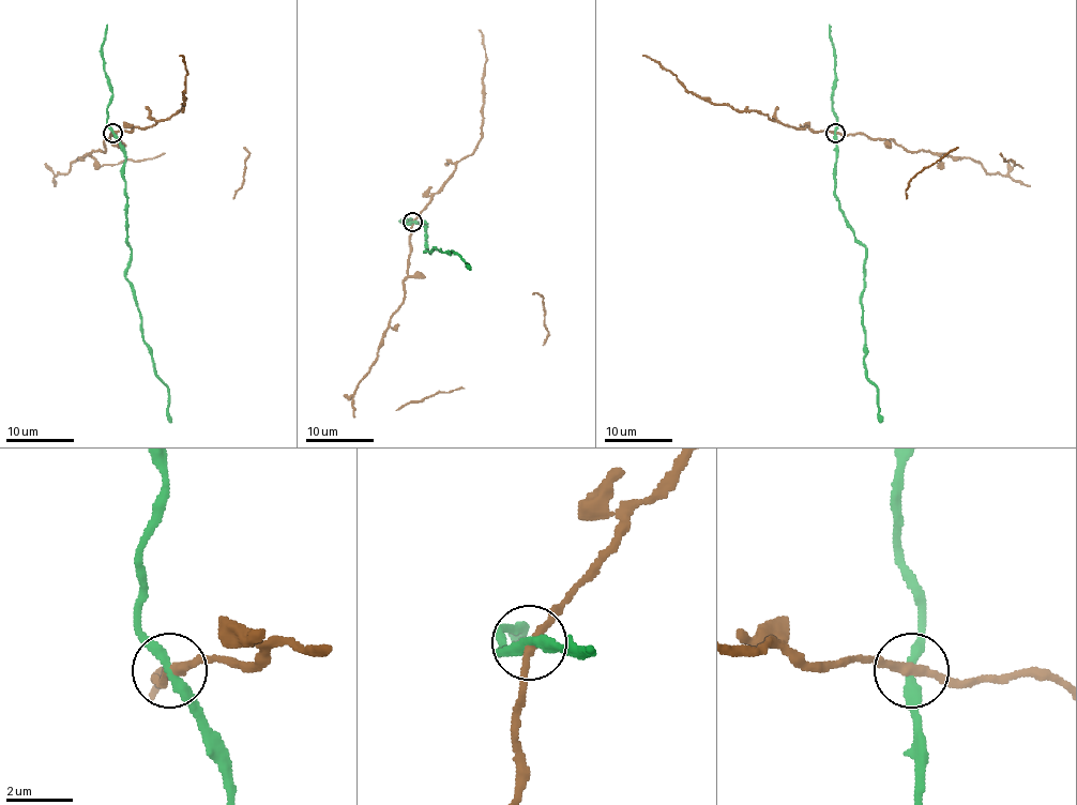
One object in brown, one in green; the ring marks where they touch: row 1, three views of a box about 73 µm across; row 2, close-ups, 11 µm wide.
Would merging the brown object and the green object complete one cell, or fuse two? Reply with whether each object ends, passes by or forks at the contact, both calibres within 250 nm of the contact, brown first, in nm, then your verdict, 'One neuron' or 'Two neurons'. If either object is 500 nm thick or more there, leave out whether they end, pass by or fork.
At the ring brown passes by. At the ring green passes by. Thickness 240 nm (brown) against 320 nm. Two neurons

